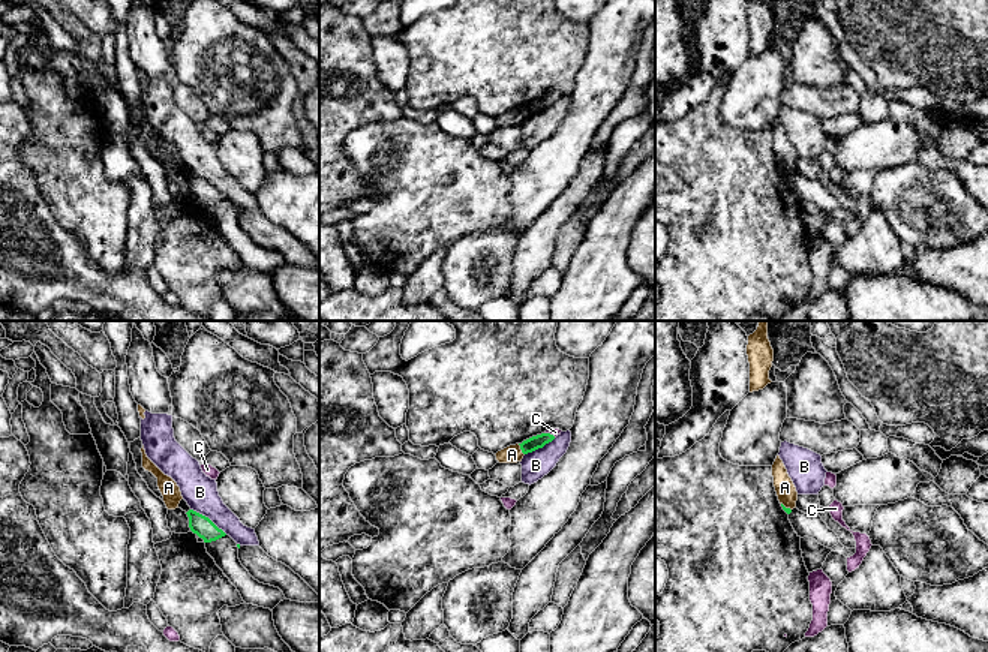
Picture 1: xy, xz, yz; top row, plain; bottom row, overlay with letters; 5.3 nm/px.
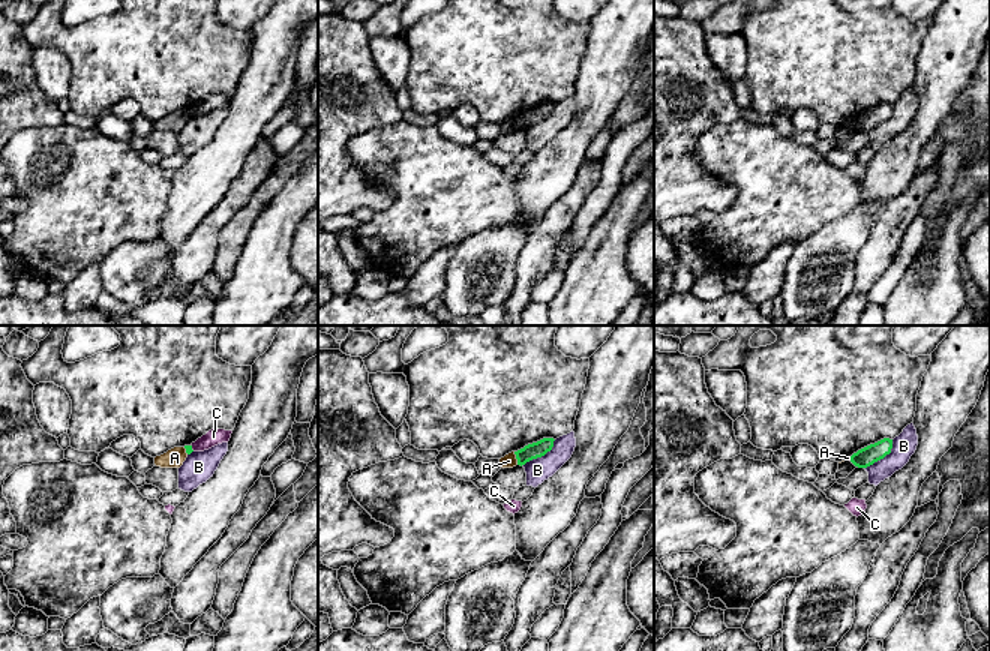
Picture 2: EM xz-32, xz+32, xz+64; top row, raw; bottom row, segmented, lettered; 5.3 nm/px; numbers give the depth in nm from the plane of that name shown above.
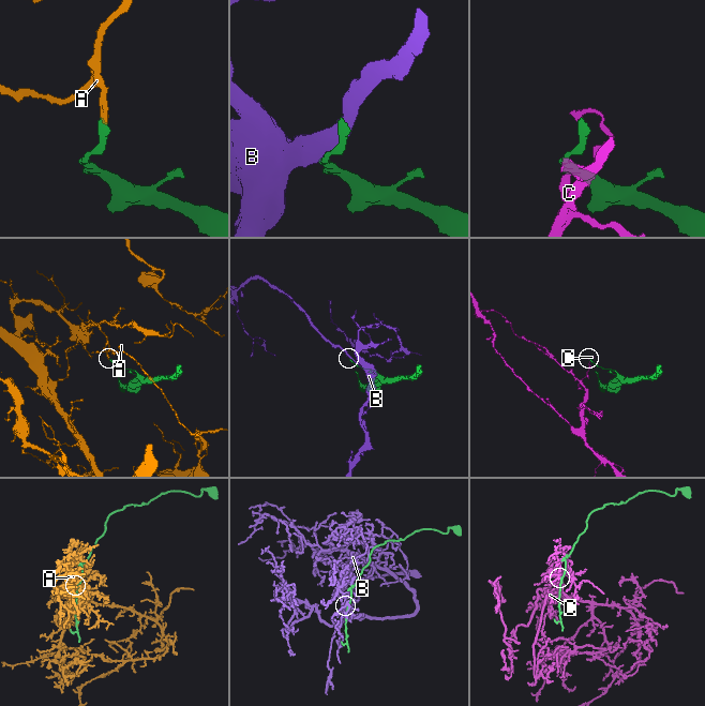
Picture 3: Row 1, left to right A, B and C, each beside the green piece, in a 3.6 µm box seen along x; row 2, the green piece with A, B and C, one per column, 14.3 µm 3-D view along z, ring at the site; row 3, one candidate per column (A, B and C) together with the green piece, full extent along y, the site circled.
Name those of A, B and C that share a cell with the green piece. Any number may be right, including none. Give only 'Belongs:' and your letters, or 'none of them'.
Belongs: none of them

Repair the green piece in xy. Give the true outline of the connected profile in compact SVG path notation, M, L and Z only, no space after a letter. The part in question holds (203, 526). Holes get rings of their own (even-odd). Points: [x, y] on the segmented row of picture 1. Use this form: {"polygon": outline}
{"polygon": "M189 510L186 514L189 517L190 531L196 534L199 538L202 538L204 543L211 543L226 535L208 517L193 510Z"}

